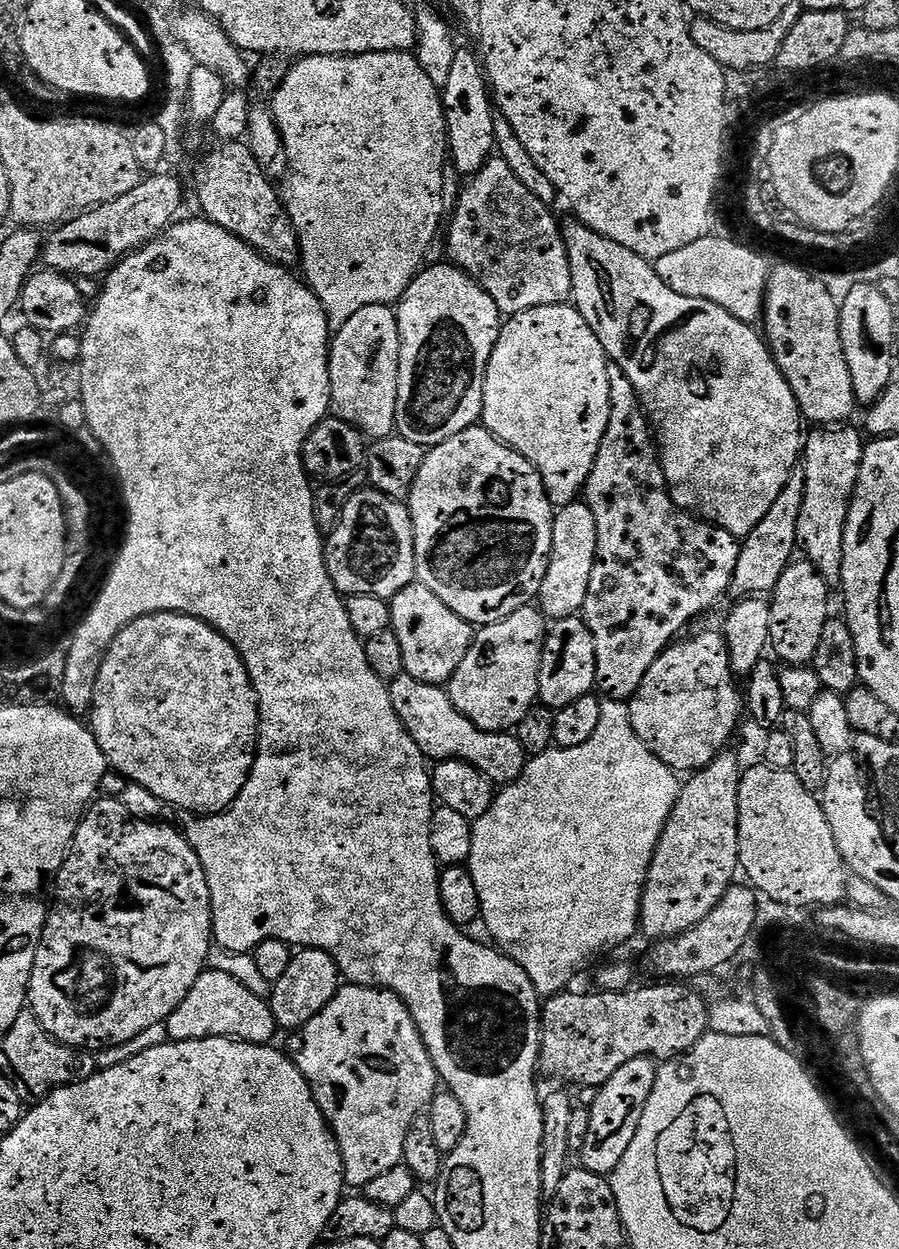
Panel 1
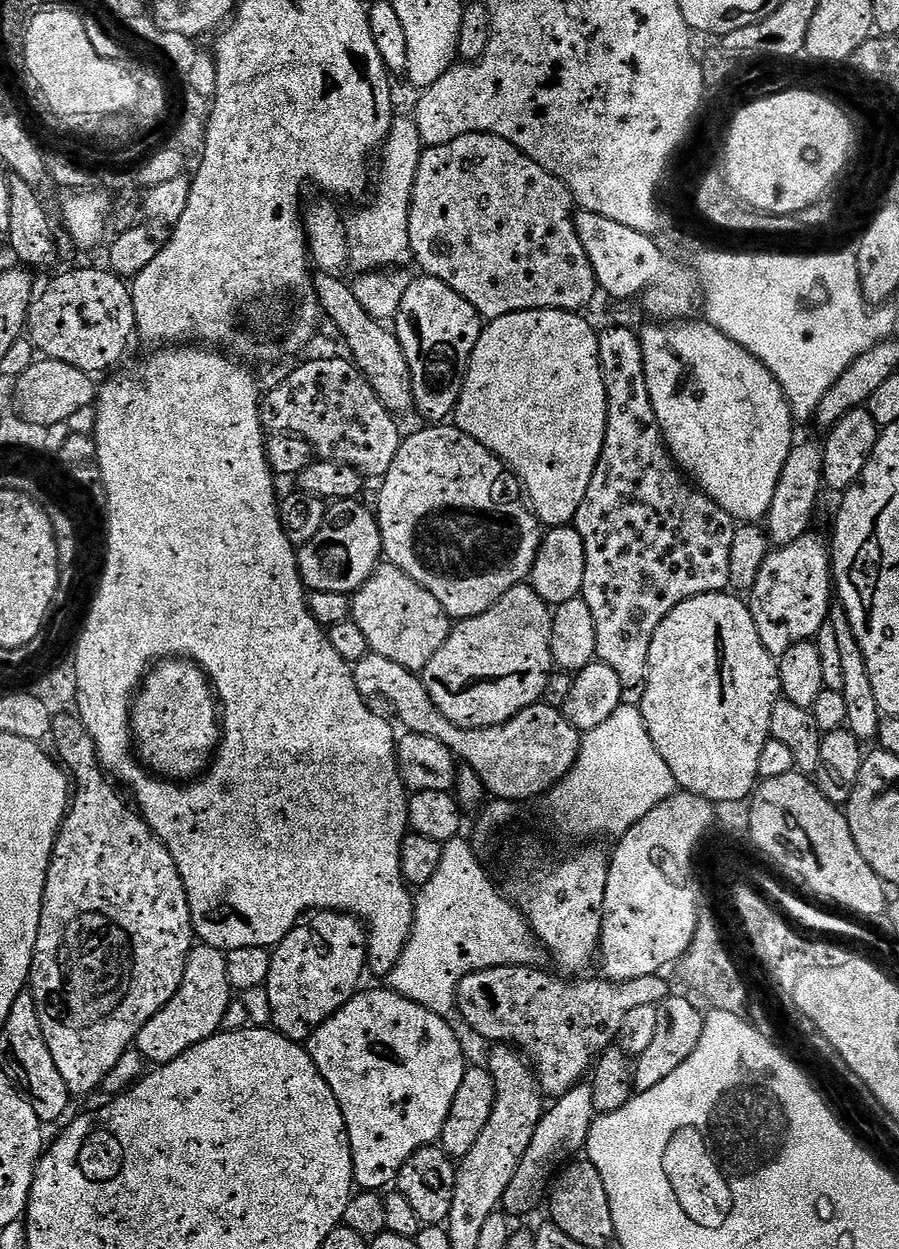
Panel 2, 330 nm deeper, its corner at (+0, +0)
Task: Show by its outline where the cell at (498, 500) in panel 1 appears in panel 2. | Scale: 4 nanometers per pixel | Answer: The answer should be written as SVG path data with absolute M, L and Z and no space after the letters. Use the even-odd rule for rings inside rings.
M424 426L421 432L416 432L412 437L401 443L398 454L390 466L388 473L382 477L384 484L380 488L380 508L378 507L378 519L380 521L380 536L384 540L383 555L388 556L393 565L401 568L411 580L418 582L444 607L453 621L459 622L480 616L486 610L490 610L503 597L507 596L515 584L523 584L532 575L532 567L536 564L536 555L540 553L542 543L542 525L530 511L529 505L522 499L522 484L510 471L507 464L495 456L486 446L482 446L474 438L470 438L460 428L455 426Z

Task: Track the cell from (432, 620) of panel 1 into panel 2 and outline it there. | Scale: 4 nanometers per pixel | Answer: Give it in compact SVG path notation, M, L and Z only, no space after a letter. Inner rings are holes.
M381 566L351 597L352 620L366 634L368 647L390 662L420 674L447 642L454 624L444 607L418 582L395 566Z

